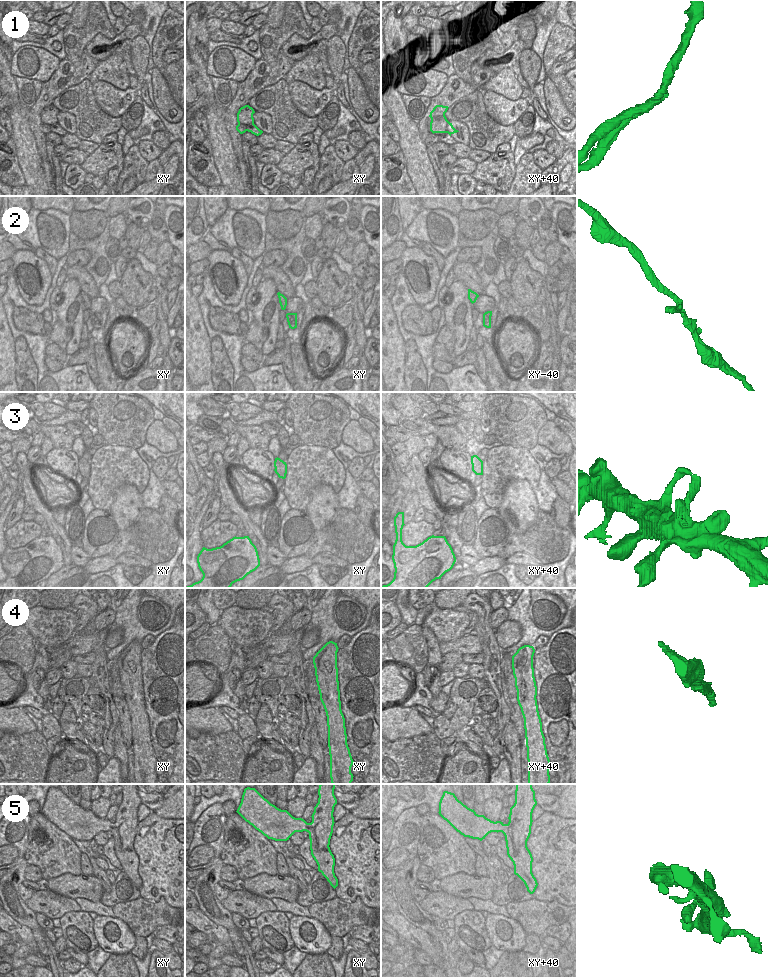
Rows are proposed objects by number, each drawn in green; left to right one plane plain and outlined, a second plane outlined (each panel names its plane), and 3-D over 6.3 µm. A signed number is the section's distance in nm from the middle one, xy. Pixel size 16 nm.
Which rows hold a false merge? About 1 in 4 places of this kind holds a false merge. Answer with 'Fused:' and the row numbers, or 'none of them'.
Fused: 1

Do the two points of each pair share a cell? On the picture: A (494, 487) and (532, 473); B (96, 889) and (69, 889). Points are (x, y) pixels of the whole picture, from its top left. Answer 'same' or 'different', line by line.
A: same
B: same

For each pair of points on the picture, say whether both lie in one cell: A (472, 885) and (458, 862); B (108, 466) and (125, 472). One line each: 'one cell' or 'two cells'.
A: two cells
B: one cell

